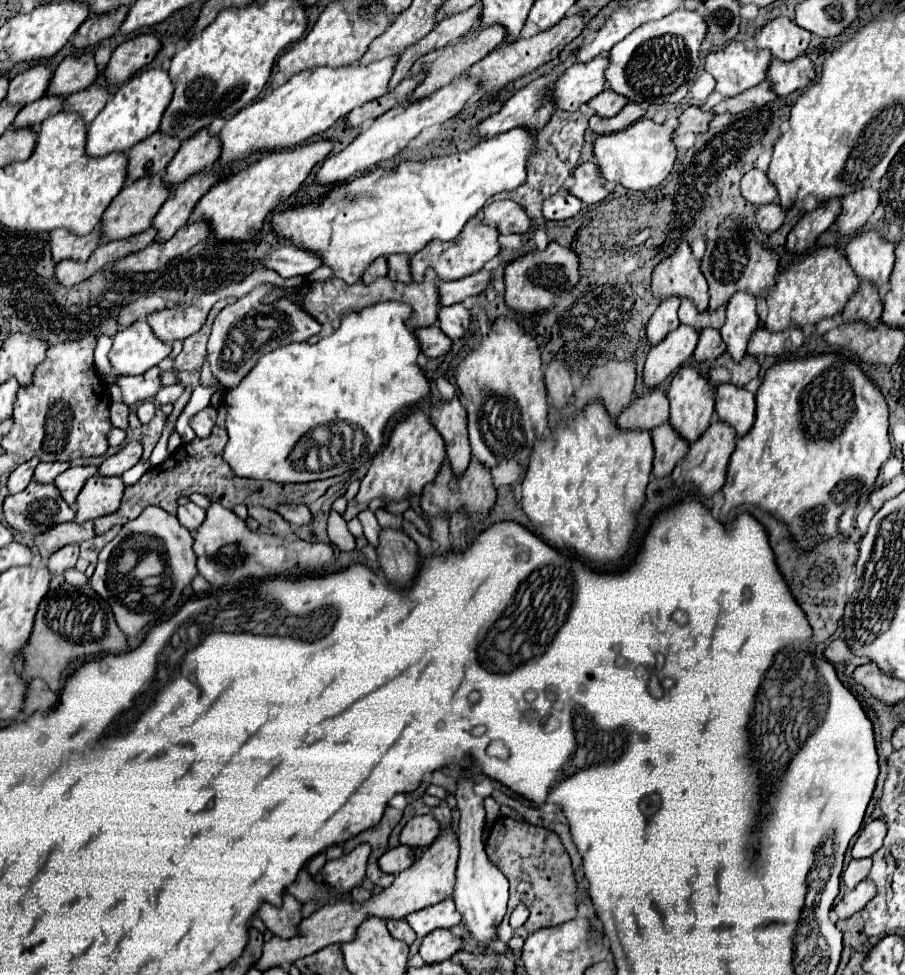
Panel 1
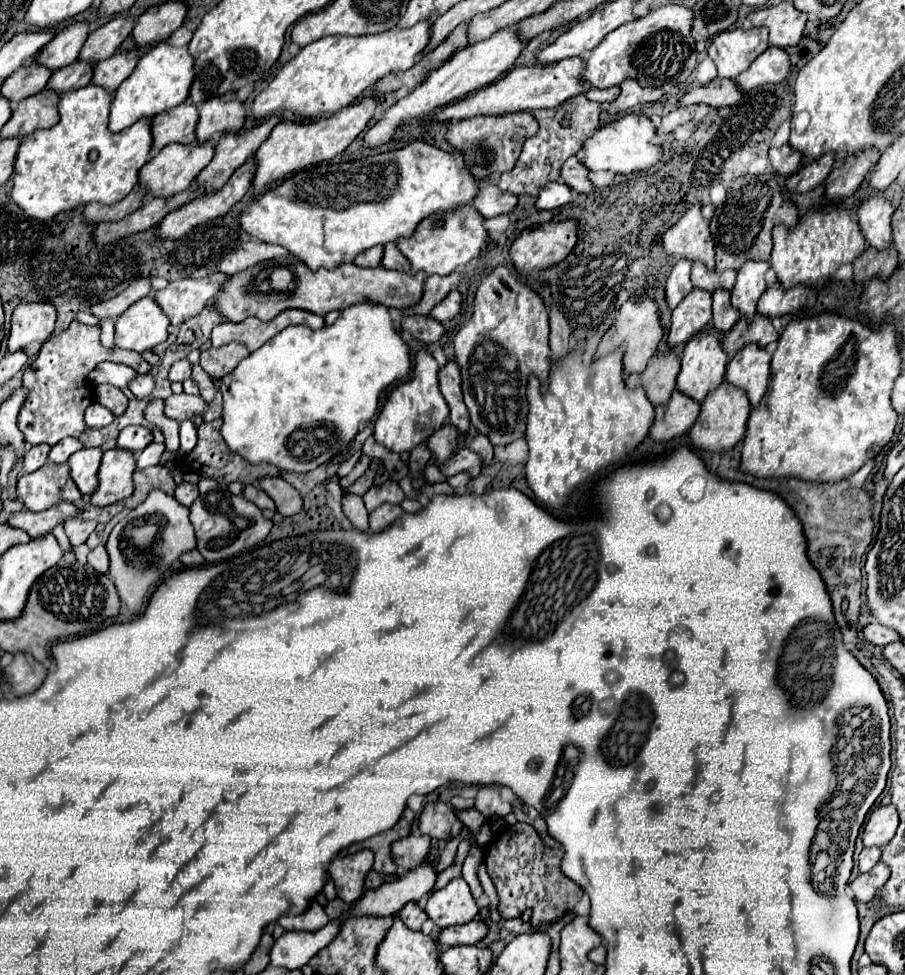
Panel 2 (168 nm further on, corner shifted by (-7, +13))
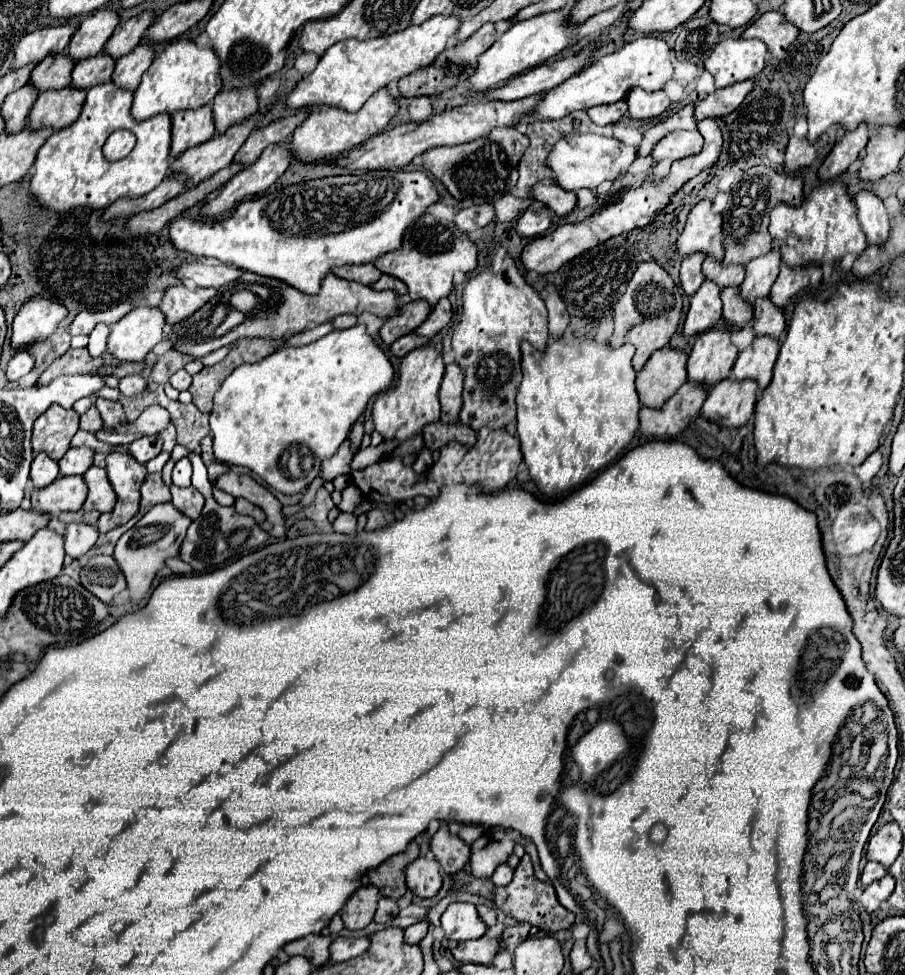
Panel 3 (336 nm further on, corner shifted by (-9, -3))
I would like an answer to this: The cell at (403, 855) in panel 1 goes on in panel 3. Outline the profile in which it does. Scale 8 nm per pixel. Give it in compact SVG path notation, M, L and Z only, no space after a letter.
M417 858L405 874L409 890L419 898L433 898L441 890L441 868L431 858Z

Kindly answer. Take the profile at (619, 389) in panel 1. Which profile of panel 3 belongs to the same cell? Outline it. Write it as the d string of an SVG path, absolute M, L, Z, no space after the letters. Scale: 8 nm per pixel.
M653 260L641 262L627 282L627 290L617 300L613 310L615 320L615 332L611 336L613 346L621 346L625 340L629 340L635 346L633 356L633 368L641 370L645 366L645 360L659 348L667 346L671 336L675 334L683 312L683 290L673 282L673 278Z

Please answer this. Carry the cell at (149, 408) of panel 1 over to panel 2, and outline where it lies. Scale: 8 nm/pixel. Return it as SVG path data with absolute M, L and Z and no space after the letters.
M141 374L139 380L135 380L135 384L131 384L131 392L137 398L147 398L153 392L153 386L155 386L155 380L149 374Z

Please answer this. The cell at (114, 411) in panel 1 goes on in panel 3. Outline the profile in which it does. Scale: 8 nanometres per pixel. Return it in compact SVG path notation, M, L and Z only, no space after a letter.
M97 398L95 406L97 406L99 412L101 412L101 418L103 418L103 426L105 426L105 428L115 428L117 424L127 422L125 412L123 412L123 406L121 406L119 402L105 400L105 398Z

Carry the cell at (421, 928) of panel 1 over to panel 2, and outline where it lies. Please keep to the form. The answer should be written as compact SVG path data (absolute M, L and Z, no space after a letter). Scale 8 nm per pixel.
M453 878L445 888L435 890L425 904L425 914L439 928L465 924L473 920L477 912L479 908L475 904L475 898L463 878Z

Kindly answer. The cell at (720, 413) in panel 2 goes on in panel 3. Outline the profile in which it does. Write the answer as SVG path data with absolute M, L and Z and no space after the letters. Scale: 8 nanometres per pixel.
M725 378L717 382L701 408L701 414L717 424L739 428L747 424L757 402L757 382L755 380L735 380Z

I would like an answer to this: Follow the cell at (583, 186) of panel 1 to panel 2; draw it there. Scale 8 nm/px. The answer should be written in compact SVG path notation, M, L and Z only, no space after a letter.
M571 156L565 164L563 164L563 168L561 168L561 180L567 184L567 186L571 186L571 188L575 188L575 192L579 192L579 194L589 194L589 192L593 192L597 186L589 180L589 168L585 168L585 164L581 162L581 158L579 156Z

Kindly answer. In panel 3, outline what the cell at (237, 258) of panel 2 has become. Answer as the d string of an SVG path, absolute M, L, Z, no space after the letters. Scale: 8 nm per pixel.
M183 262L175 270L175 274L179 276L179 280L193 280L197 286L203 286L203 288L221 288L223 284L231 284L243 272L223 264L209 266L201 262Z

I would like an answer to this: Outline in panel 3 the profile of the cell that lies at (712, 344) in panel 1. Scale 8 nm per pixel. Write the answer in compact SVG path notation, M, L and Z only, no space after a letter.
M731 286L723 288L721 300L723 300L723 318L727 326L743 328L753 318L753 306L741 298L739 288L731 288Z

